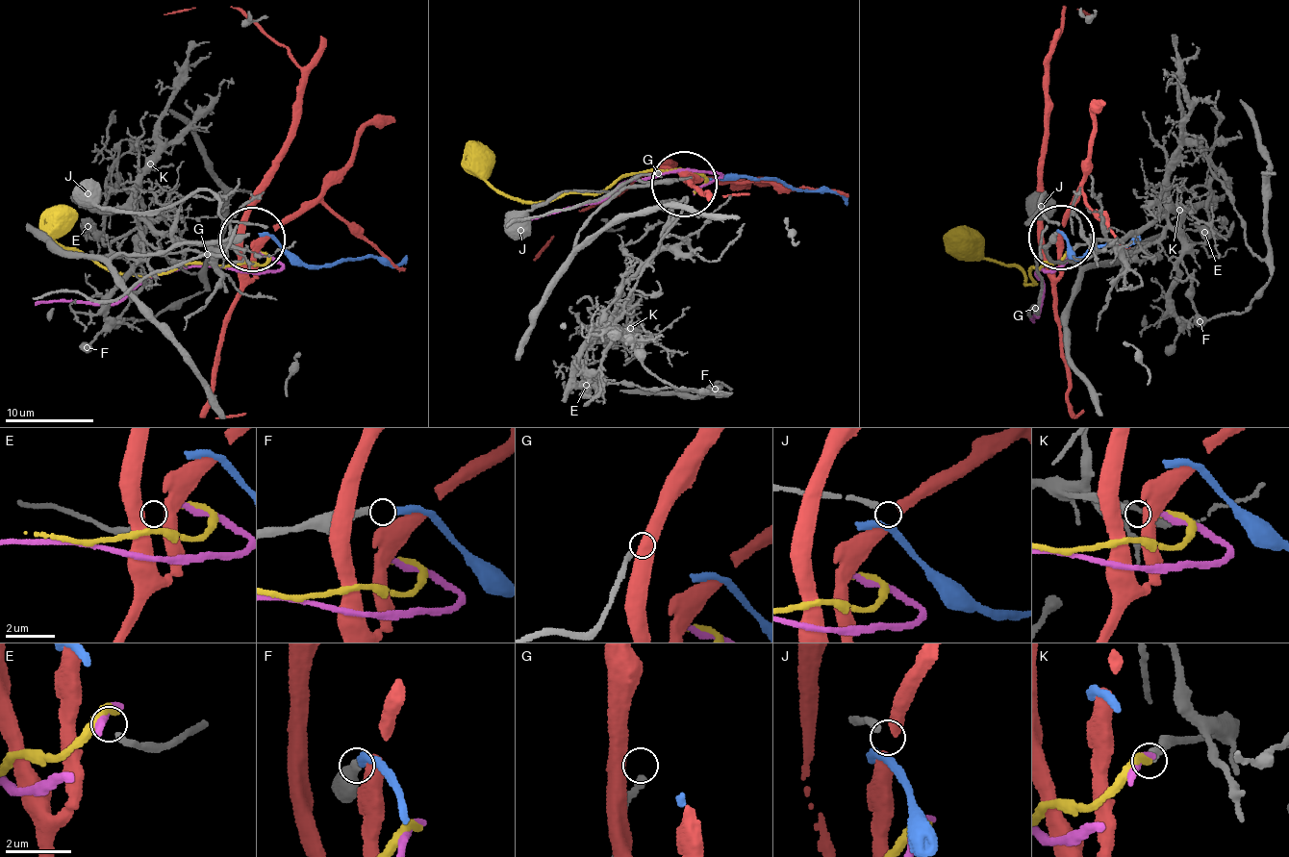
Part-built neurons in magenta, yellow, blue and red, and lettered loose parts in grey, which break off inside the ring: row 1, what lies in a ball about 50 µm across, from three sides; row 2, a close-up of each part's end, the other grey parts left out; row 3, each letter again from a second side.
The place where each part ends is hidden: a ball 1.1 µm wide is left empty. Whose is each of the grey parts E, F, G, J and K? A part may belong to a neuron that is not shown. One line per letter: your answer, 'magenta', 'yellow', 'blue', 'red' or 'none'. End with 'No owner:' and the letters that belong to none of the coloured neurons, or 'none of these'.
E: none
F: blue
G: none
J: none
K: yellow
No owner: E, G, J

